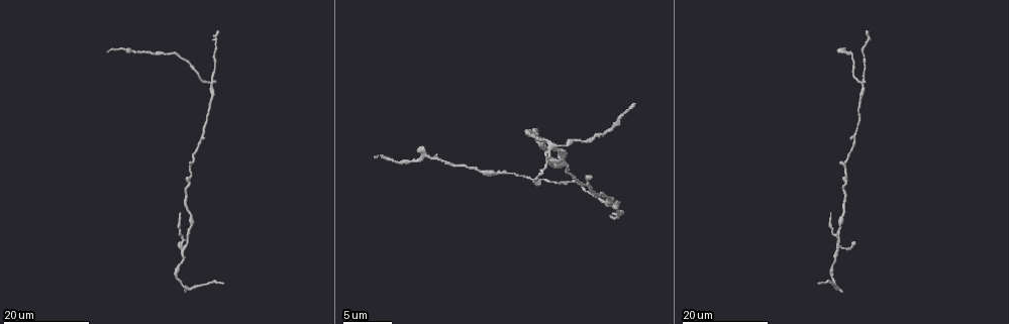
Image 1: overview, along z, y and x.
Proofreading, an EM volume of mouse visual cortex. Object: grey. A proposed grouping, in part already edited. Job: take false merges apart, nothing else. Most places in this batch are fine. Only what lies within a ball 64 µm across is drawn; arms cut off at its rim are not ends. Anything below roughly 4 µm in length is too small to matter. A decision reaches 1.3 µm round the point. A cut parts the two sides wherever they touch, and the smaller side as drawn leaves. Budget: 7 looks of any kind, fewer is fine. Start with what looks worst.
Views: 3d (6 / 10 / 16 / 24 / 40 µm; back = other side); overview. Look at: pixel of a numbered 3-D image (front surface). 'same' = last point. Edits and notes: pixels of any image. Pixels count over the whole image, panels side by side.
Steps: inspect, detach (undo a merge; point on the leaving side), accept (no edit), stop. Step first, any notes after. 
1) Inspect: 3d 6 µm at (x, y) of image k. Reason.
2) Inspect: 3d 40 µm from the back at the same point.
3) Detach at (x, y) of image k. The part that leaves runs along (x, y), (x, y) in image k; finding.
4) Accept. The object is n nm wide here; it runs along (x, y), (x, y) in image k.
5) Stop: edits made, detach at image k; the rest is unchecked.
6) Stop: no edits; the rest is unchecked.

Inspect: 3d 16 µm at (213, 82) of image 1. Small branch off a trunk.

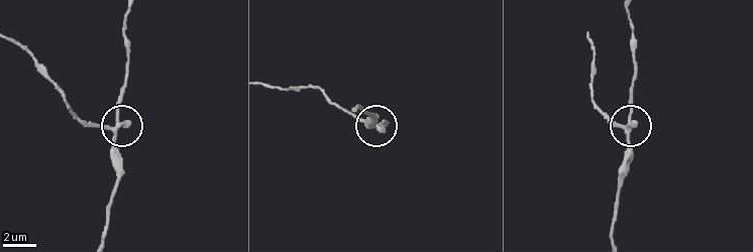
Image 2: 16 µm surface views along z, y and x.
Inspect: 3d 10 µm at (627, 128) of image 2.

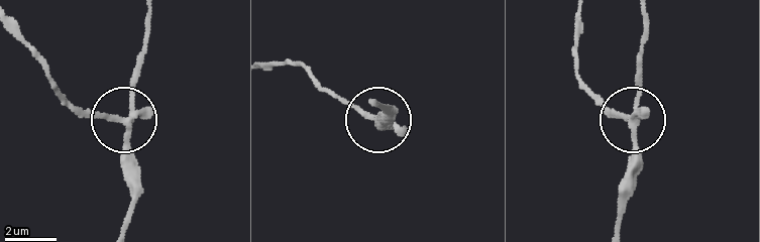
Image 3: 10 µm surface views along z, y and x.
Detach at (133, 79) of image 3. The part that leaves runs along (132, 114), (144, 12) in image 3; two neurons meet here.

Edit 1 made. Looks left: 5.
Inspect: 3d 16 µm at (191, 165) of image 1. Three-way junction.

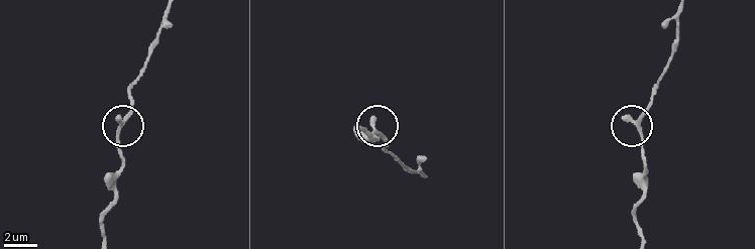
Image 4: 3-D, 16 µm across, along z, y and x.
Inspect: 3d 10 µm at (373, 132) of image 4.

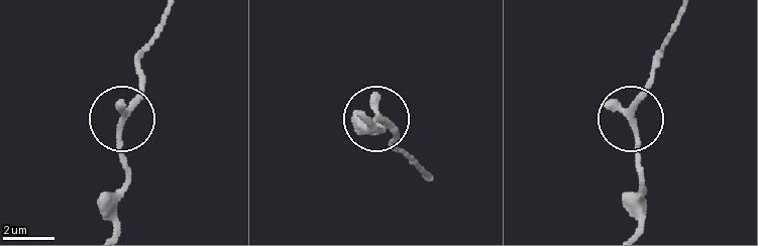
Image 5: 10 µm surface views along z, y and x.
Accept. The object is 190 nm wide here; one neuron here.

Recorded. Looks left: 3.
Inspect: 3d 16 µm at (192, 214) of image 1.

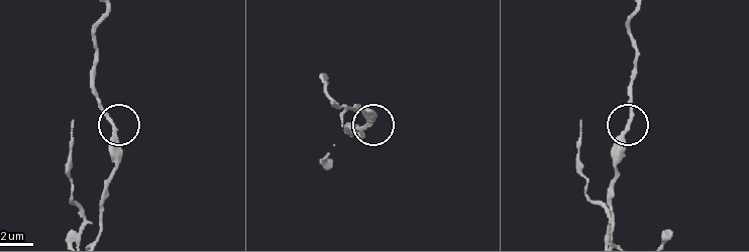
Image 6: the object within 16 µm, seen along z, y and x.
Inspect: 3d 6 µm at (115, 129) of image 6.

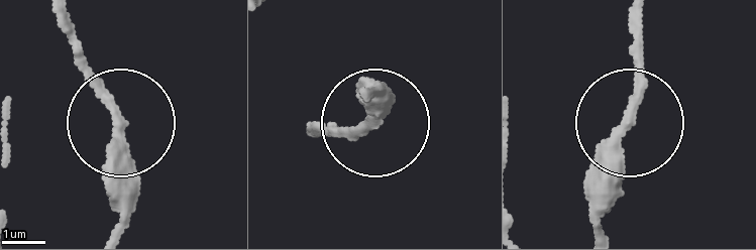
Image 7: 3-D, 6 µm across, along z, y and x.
Accept. It runs along (638, 12), (638, 99), (616, 153), (616, 197), (598, 225) in image 7; continuous, no second neuron.

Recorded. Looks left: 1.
Stop: edits made, detach at image 3; the rest is unchecked.

